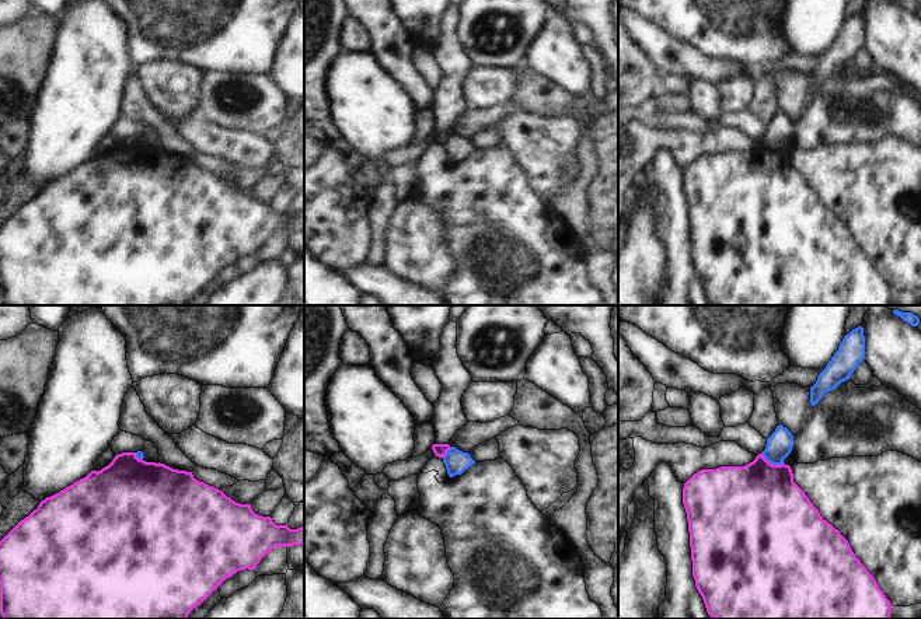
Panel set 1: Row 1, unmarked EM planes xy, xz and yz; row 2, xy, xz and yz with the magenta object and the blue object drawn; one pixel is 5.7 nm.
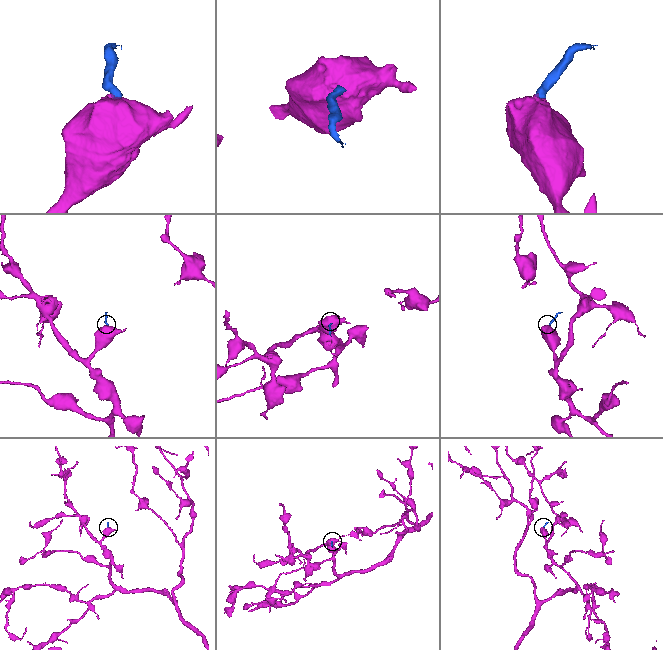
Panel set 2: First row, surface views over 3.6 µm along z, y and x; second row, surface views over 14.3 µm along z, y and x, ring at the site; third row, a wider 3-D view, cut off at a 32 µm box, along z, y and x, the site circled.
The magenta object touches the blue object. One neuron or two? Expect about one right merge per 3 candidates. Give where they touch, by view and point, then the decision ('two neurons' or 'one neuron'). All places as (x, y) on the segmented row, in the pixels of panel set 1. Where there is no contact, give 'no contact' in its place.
meets magenta in yz at (771, 464); two neurons

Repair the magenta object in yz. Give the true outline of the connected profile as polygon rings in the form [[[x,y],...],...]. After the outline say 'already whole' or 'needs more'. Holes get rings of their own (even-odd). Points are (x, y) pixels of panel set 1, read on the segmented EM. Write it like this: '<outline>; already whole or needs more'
[[[763,454],[744,466],[721,466],[701,469],[683,487],[683,504],[687,513],[693,577],[707,612],[715,619],[889,619],[893,605],[879,588],[873,576],[852,552],[848,541],[828,524],[813,506],[805,492],[793,482],[789,465],[772,465]]]; already whole

